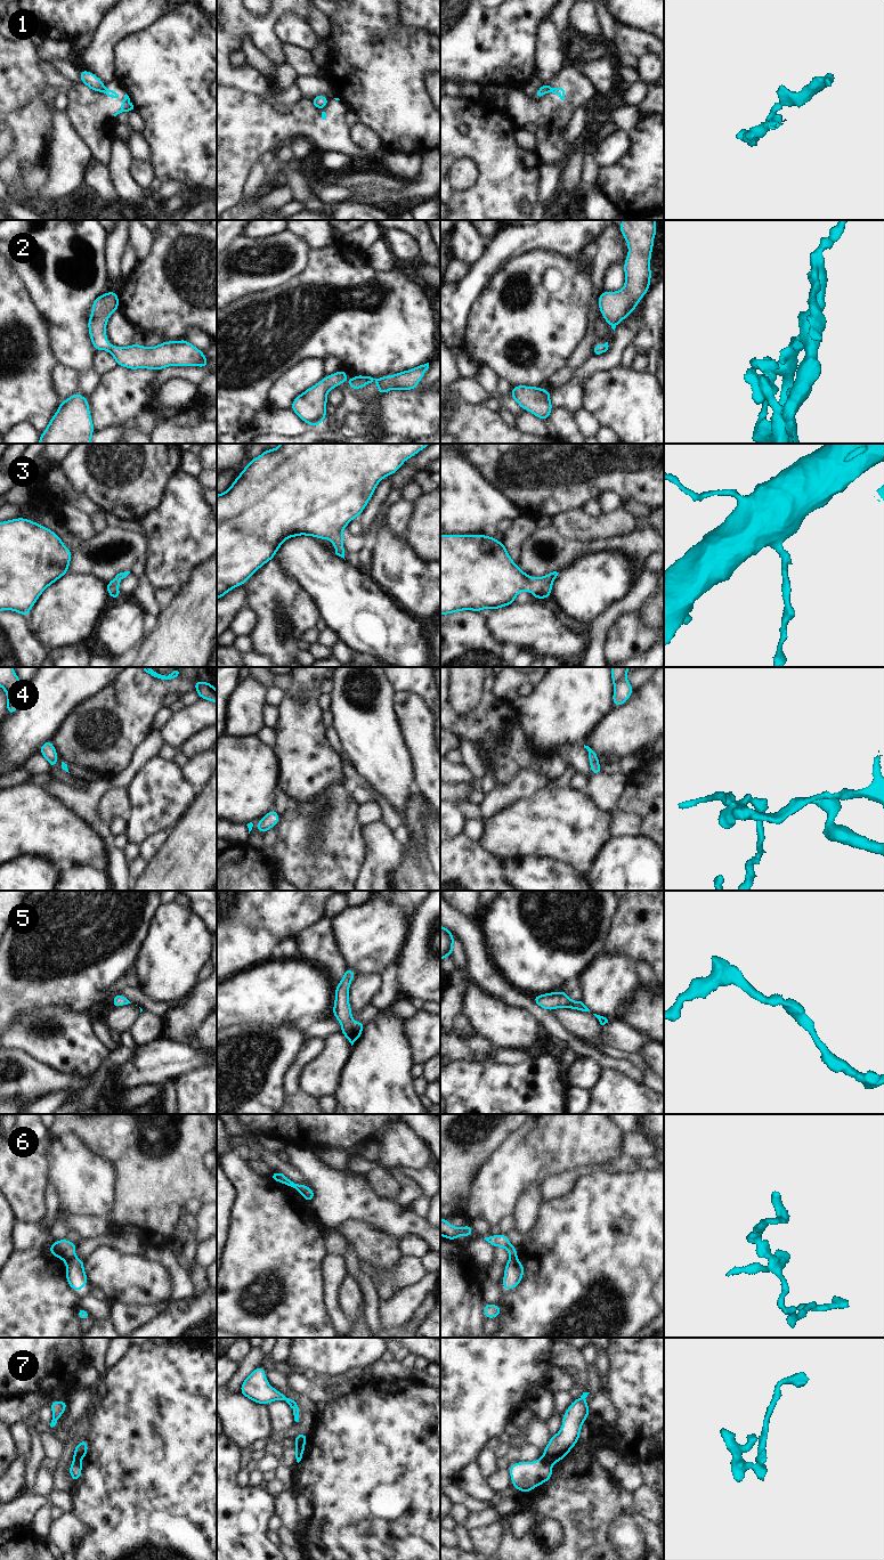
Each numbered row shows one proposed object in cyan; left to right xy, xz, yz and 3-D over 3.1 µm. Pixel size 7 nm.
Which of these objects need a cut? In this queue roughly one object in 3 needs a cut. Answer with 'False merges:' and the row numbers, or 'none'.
False merges: 1, 6, 7

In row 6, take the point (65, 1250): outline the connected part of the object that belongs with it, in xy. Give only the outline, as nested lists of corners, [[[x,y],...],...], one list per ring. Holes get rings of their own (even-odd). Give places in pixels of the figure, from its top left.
[[[66,1238],[54,1241],[48,1252],[66,1264],[74,1257],[76,1243],[70,1242]]]

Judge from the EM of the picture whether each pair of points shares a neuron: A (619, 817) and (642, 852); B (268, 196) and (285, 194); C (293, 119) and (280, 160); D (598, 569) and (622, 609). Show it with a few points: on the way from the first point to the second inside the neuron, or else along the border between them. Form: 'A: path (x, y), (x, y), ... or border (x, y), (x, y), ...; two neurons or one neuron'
A: border (639, 834), (637, 836), (610, 837); two neurons
B: path (273, 196), (281, 195); one neuron
C: border (286, 143), (274, 152); two neurons
D: border (637, 583), (597, 618); two neurons

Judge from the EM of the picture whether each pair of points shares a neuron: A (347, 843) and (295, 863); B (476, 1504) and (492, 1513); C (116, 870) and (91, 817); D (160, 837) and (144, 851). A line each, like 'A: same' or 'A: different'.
A: same
B: different
C: same
D: same

